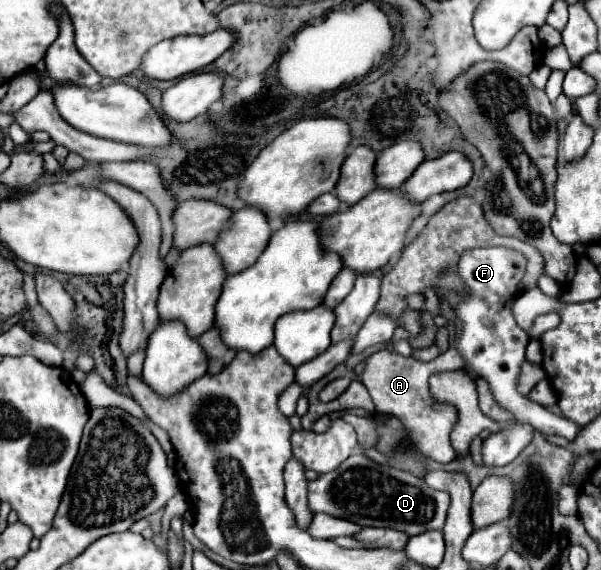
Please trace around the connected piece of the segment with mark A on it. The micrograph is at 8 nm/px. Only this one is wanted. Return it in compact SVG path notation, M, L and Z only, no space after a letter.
M450 341L448 351L437 358L424 363L412 357L390 353L388 349L380 349L366 359L366 369L360 375L360 381L370 391L376 411L398 417L404 423L406 431L410 433L414 445L418 445L422 455L432 457L438 463L450 463L456 457L456 452L448 437L456 423L456 409L452 405L436 403L430 399L428 379L437 369L440 369L440 366L449 366L449 370L462 369L465 367L465 361L455 348L453 341Z

